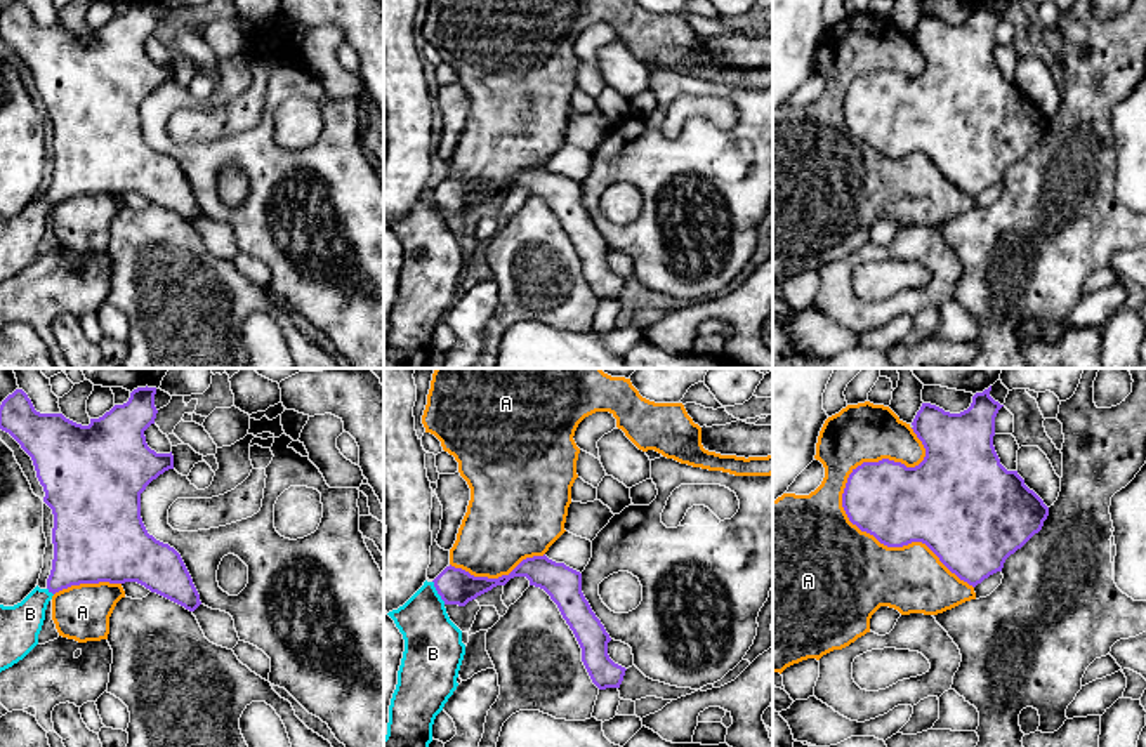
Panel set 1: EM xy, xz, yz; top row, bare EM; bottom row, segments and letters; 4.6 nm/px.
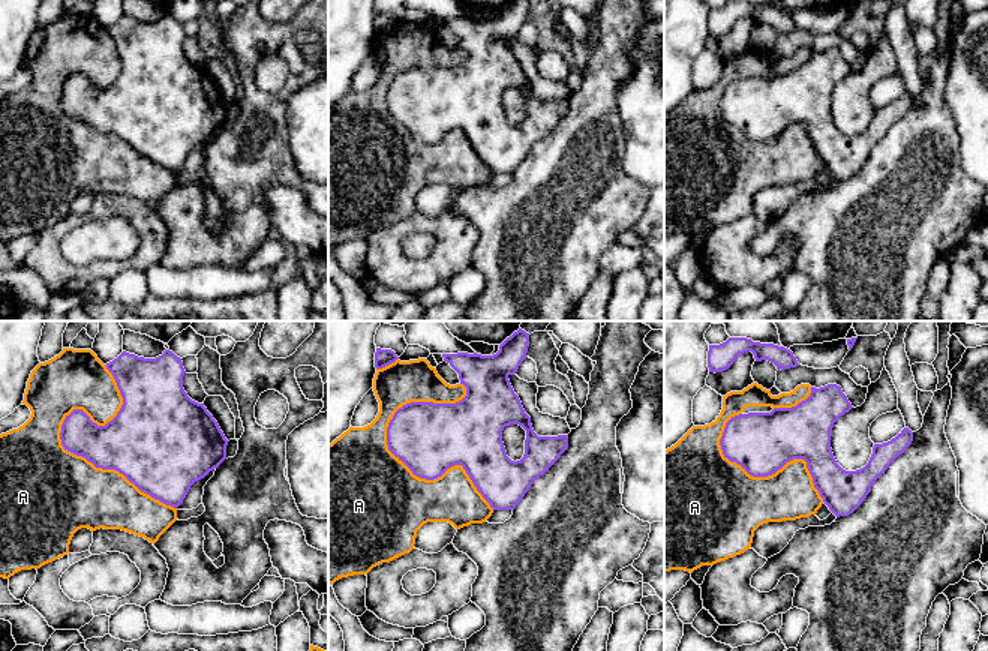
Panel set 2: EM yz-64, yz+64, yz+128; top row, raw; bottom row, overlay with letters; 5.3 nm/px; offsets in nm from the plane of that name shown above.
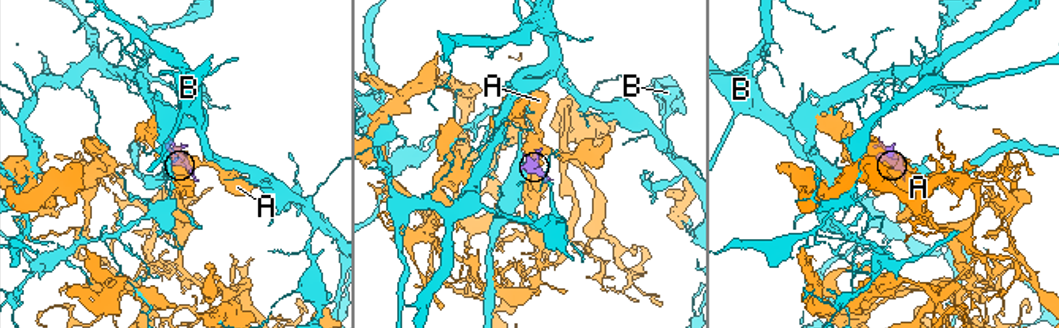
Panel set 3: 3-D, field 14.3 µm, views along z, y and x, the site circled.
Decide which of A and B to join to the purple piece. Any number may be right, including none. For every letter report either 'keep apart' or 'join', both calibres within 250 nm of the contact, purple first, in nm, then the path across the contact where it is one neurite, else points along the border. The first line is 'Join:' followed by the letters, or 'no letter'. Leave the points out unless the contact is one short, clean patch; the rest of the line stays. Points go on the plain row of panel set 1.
Join: B
A: keep apart | 360/460 nm
B: join | 170/280 nm | across xz (455, 197), (438, 204), (433, 256)

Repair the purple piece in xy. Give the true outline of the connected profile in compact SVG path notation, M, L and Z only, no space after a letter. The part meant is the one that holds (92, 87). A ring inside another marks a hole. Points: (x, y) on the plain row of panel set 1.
M16 0L0 16L0 40L9 43L31 68L36 89L43 97L43 113L52 120L54 170L47 189L47 198L38 196L17 215L0 215L0 283L23 271L36 255L45 231L45 221L52 207L63 200L80 195L125 195L137 193L189 222L201 212L193 189L181 165L148 144L141 129L141 104L146 97L168 80L174 80L174 66L156 64L146 54L144 42L155 35L156 0L134 0L123 16L115 16L99 30L90 30L89 36L76 35L63 24L40 24L23 0Z

